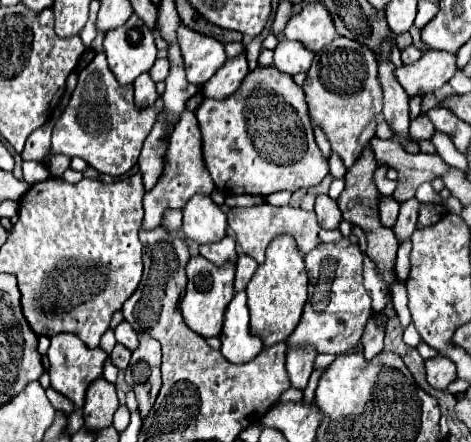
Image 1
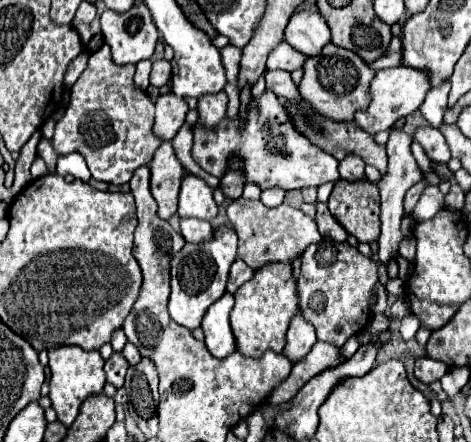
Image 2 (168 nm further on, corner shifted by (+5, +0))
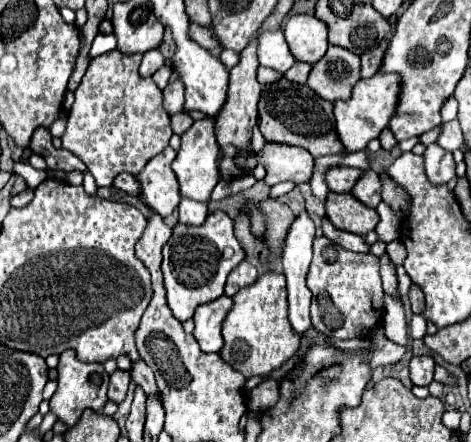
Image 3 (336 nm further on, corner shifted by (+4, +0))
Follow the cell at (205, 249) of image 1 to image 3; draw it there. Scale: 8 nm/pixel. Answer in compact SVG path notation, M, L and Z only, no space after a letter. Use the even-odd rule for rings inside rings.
M181 198L181 202L179 202L179 222L183 222L183 224L203 224L205 218L207 218L207 204Z

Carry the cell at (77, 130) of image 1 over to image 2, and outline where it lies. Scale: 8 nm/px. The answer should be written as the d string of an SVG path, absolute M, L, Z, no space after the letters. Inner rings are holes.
M108 44L96 50L88 60L86 70L72 86L70 104L64 116L56 122L56 130L50 140L60 156L70 152L82 154L92 178L110 184L128 182L132 172L140 164L148 164L156 148L162 144L162 140L152 134L154 104L148 100L146 92L138 92L134 88L132 78L134 66L116 66Z

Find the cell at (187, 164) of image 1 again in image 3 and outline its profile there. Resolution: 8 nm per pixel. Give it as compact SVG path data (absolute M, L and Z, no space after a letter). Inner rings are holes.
M169 146L161 154L153 156L153 160L145 164L145 170L137 174L141 186L141 194L139 194L141 202L163 218L169 216L181 200L179 184L171 170L173 158L175 158L175 150Z

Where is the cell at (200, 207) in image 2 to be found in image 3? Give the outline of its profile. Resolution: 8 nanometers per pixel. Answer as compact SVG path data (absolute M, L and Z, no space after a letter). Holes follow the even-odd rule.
M211 118L193 122L193 126L181 136L181 148L177 152L177 158L173 160L173 172L177 174L177 180L181 186L181 196L187 196L187 198L193 198L199 202L209 200L211 190L219 182L217 156L219 156L219 146L215 140L215 122Z

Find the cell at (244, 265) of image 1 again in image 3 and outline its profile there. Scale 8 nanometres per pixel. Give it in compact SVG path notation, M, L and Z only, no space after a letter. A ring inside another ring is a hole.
M243 260L231 274L229 274L229 280L227 280L227 286L225 286L225 294L227 296L233 296L237 290L245 288L245 286L251 286L259 276L259 270L257 266L253 266L251 262Z

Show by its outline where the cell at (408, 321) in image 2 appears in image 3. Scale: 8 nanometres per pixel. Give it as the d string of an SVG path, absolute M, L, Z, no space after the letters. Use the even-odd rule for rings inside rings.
M415 314L411 324L409 324L409 332L413 338L425 338L427 334L427 320L421 314Z

